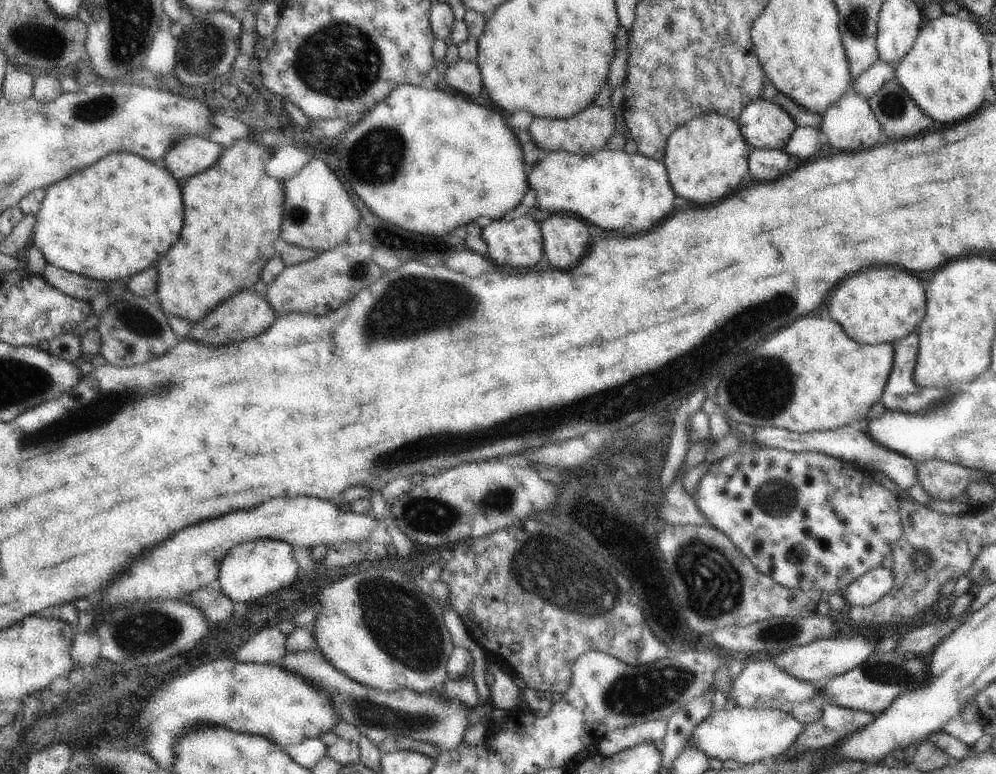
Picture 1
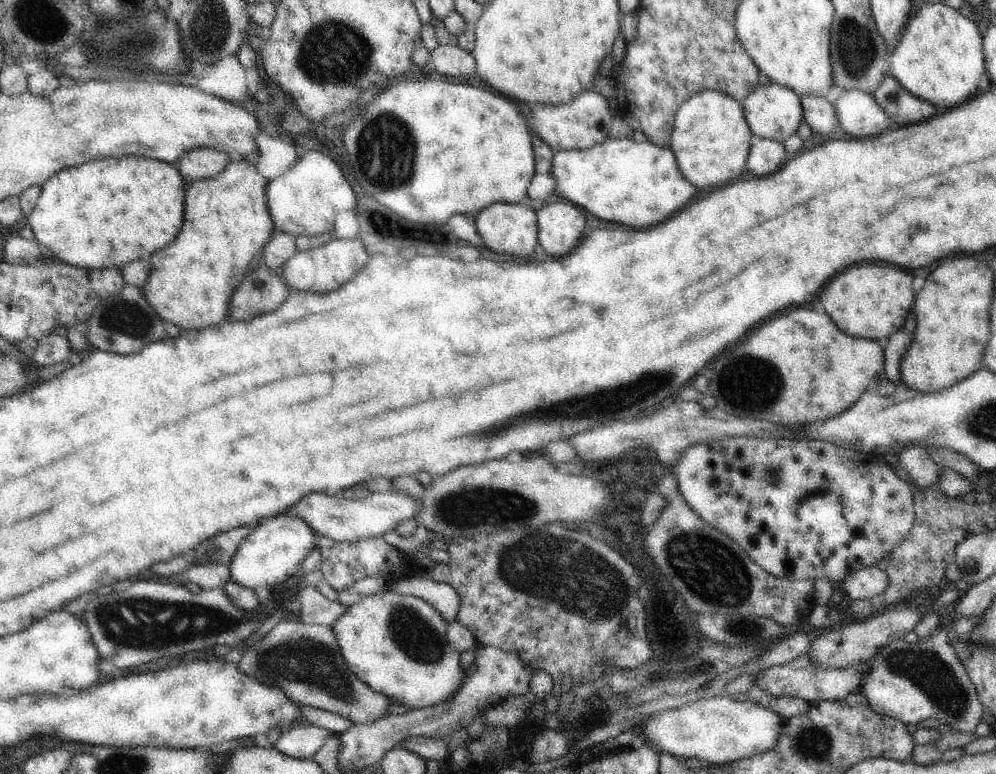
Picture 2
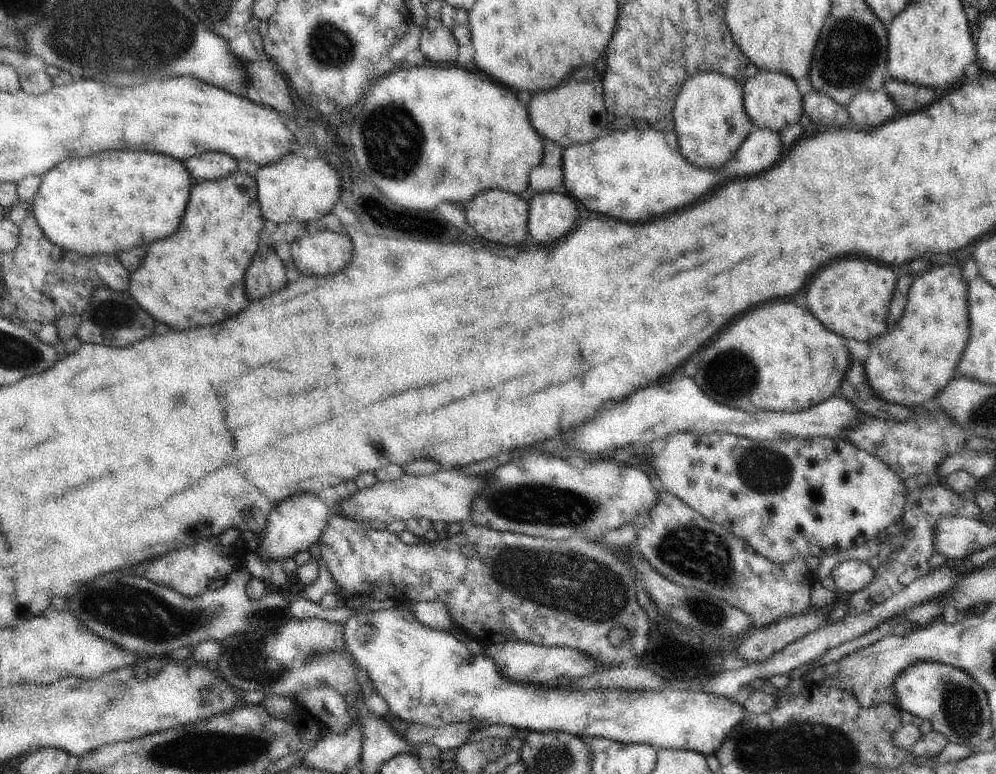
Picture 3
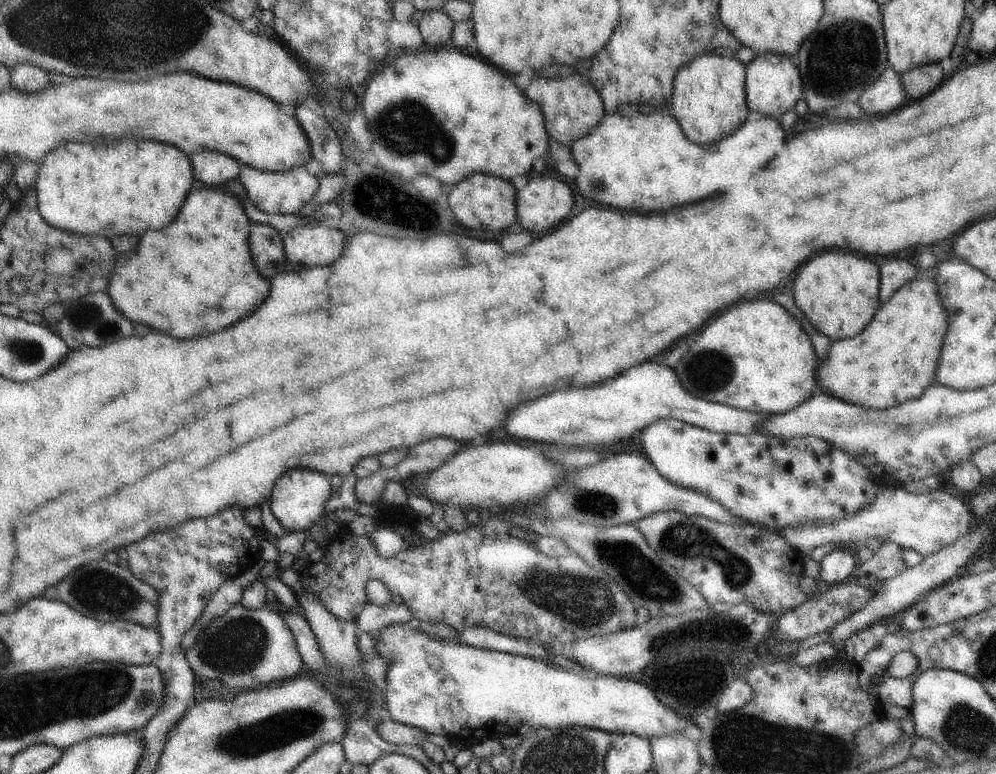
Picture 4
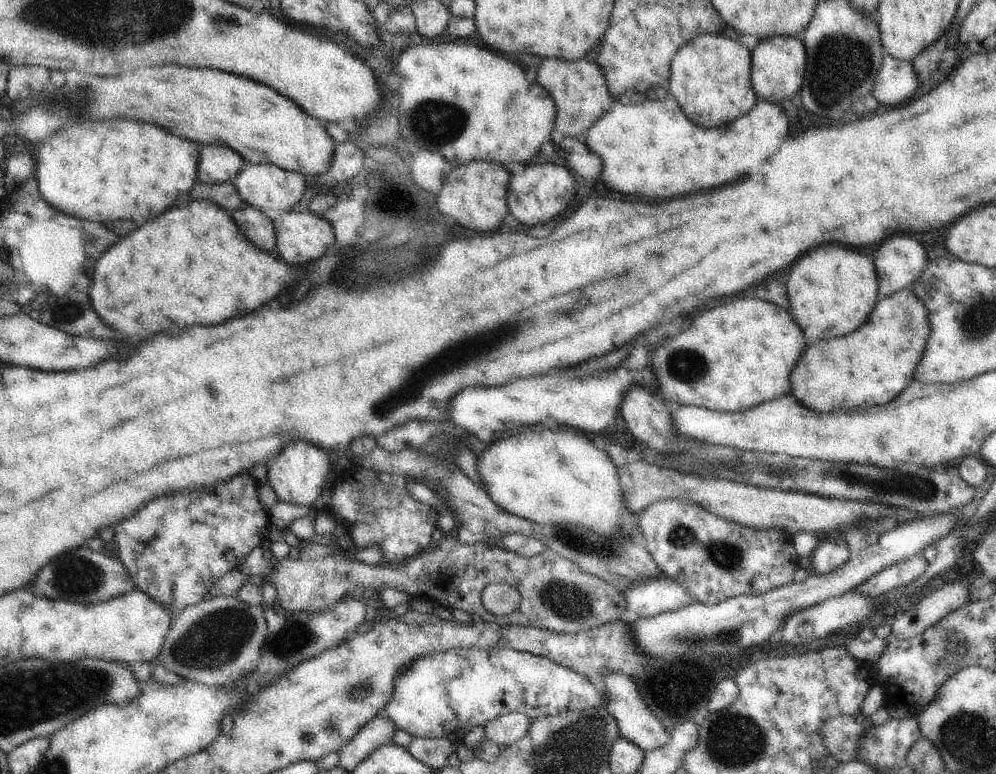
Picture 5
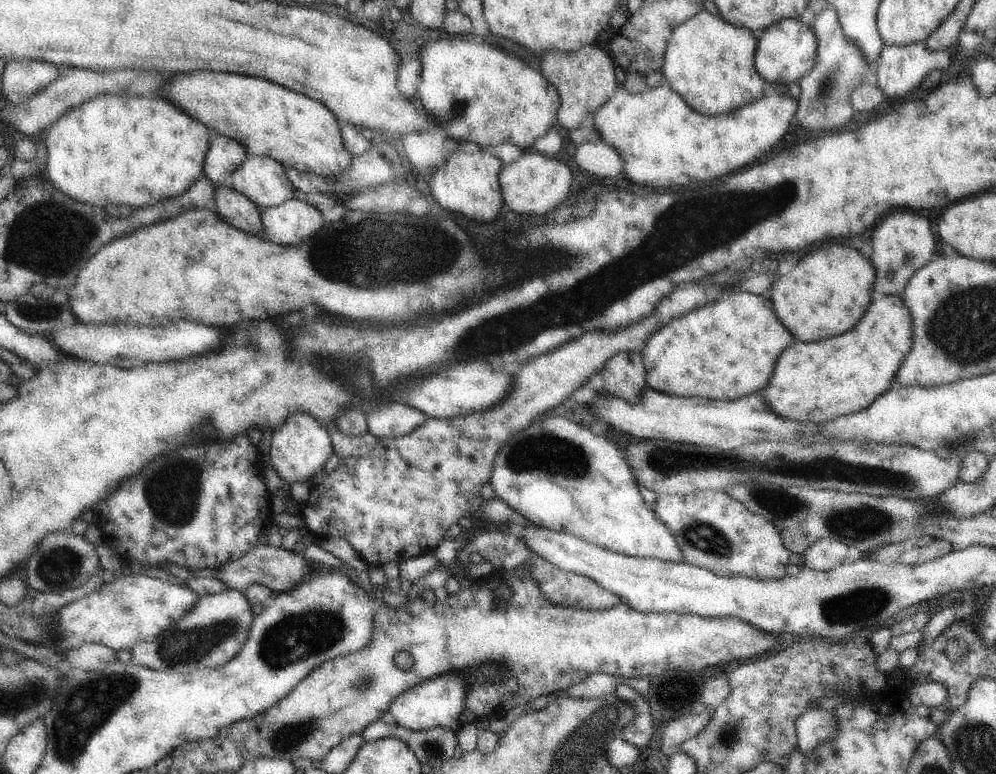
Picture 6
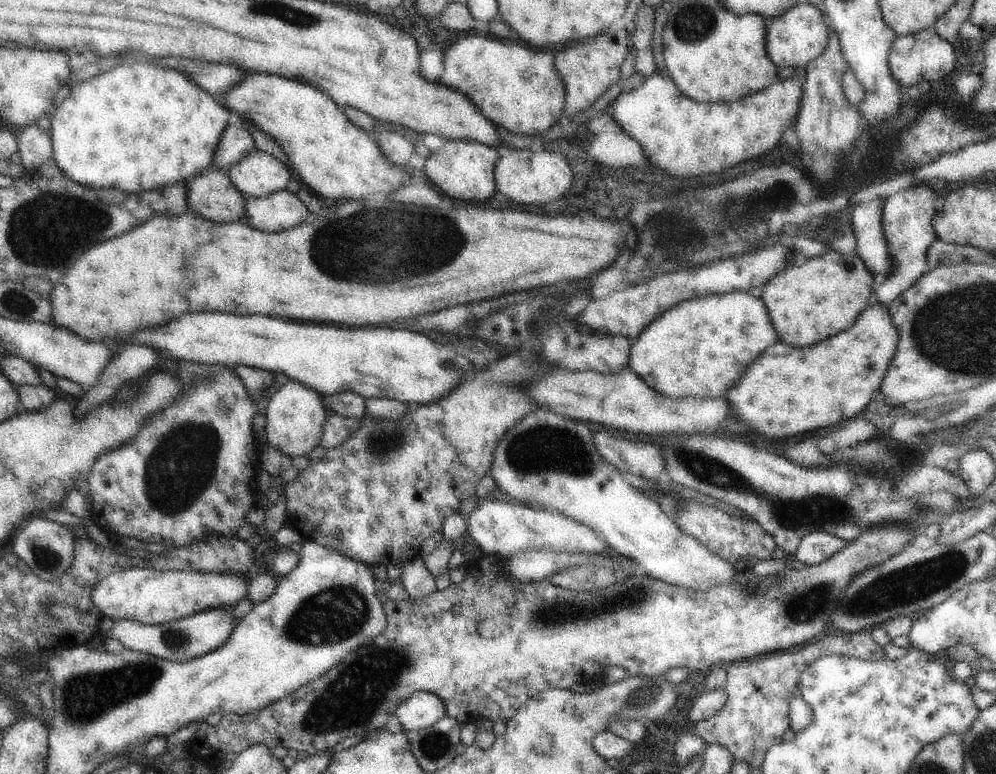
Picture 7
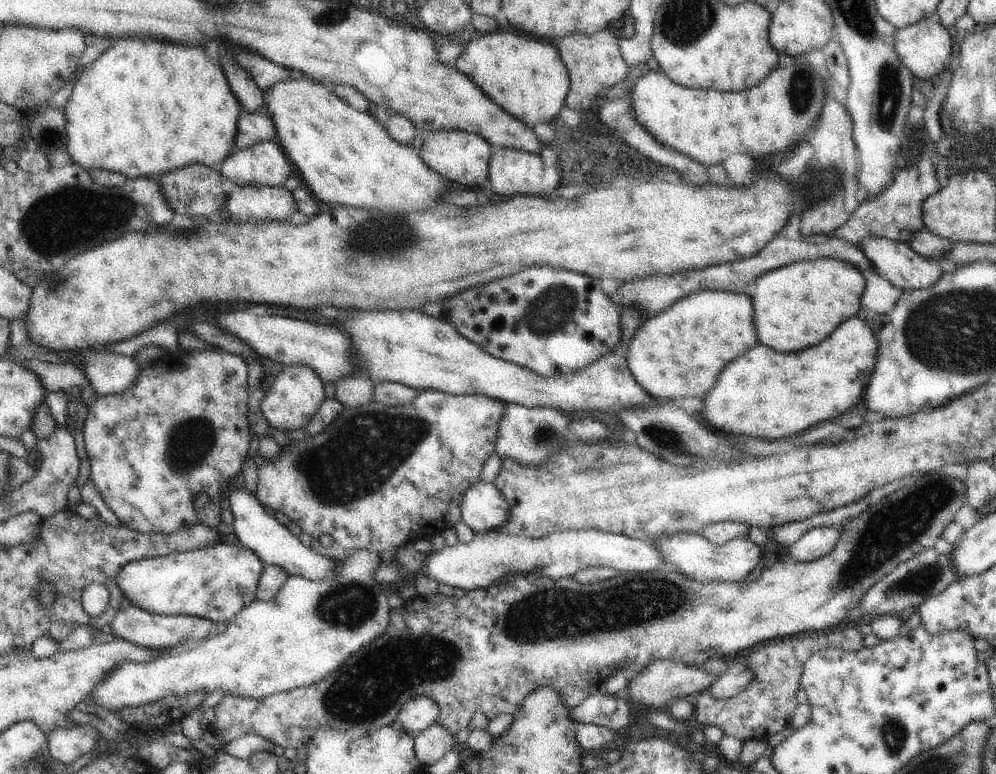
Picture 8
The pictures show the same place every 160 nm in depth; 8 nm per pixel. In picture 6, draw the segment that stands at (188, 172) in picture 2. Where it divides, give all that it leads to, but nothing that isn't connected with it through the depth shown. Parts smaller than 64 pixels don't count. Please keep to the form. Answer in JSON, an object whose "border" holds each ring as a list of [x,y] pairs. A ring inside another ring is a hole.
{"border":[[[218,136],[209,144],[203,162],[203,172],[216,186],[222,186],[229,182],[248,155],[243,144]]]}

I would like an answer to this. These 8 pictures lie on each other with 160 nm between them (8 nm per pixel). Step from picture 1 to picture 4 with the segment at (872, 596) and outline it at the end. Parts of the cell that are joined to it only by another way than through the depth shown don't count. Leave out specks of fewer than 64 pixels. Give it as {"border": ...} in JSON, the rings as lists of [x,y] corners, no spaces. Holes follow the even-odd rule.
{"border":[[[839,549],[827,555],[820,564],[822,580],[828,582],[830,586],[835,586],[854,579],[853,572],[859,562],[852,552]]]}

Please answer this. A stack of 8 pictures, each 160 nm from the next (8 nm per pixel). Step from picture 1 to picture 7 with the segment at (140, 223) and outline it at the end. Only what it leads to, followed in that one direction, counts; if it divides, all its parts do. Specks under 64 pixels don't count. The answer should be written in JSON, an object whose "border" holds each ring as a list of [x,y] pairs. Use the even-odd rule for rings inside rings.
{"border":[[[132,62],[132,64],[122,64],[118,70],[111,68],[109,72],[92,77],[86,82],[73,88],[65,100],[63,100],[56,110],[51,110],[51,127],[49,135],[52,141],[52,158],[64,176],[70,180],[80,183],[82,186],[91,188],[98,192],[102,189],[114,188],[126,194],[136,194],[136,192],[155,191],[164,187],[171,187],[175,184],[194,179],[198,175],[211,169],[214,153],[217,150],[221,136],[230,120],[230,111],[225,109],[220,102],[216,102],[208,92],[200,90],[192,82],[188,82],[182,74],[176,70],[162,70],[160,66],[148,64],[148,62]]]}

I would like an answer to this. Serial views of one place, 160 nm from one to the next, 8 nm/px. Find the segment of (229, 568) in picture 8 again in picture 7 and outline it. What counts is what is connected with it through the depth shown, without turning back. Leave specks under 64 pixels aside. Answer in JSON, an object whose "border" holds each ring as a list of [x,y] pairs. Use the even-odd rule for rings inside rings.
{"border":[[[131,566],[125,571],[112,573],[103,578],[91,592],[91,601],[102,618],[108,617],[114,623],[120,621],[138,621],[145,625],[161,625],[170,621],[186,618],[191,614],[202,610],[225,607],[226,605],[237,606],[238,601],[246,597],[248,586],[247,575],[234,575],[230,573],[204,573],[196,571],[158,571],[151,566]]]}

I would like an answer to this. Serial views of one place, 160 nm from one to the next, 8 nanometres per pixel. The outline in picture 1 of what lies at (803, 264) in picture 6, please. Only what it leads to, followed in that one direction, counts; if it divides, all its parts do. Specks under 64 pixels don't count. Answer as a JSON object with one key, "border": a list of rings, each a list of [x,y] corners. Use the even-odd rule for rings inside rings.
{"border":[[[872,268],[870,272],[860,272],[856,276],[846,278],[836,290],[838,292],[832,298],[832,306],[828,306],[830,318],[836,320],[844,328],[848,338],[863,345],[896,344],[900,339],[906,338],[913,330],[917,330],[927,311],[926,286],[922,286],[922,282],[916,276],[902,272],[898,268],[880,268],[880,270]]]}

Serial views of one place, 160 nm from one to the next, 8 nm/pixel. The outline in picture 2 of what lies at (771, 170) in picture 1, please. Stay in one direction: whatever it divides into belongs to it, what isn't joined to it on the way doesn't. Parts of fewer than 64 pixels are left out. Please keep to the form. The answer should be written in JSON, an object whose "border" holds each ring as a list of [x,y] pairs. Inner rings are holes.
{"border":[[[753,135],[746,168],[754,174],[772,174],[780,170],[786,160],[784,144]]]}

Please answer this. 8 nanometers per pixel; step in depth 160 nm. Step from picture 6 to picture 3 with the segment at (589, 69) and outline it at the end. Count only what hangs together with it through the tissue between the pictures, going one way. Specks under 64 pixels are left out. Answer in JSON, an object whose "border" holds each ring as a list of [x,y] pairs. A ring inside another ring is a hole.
{"border":[[[598,76],[592,82],[568,82],[552,92],[542,92],[532,98],[528,108],[532,126],[544,139],[554,141],[561,150],[570,145],[589,143],[610,130],[612,118],[603,99],[603,82]]]}

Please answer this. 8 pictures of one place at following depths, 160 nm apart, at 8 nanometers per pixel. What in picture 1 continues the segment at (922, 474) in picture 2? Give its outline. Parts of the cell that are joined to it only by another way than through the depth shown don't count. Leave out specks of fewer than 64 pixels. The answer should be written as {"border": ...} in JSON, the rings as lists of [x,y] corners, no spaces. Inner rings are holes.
{"border":[[[848,425],[833,431],[812,431],[809,433],[795,433],[794,431],[779,429],[778,427],[757,427],[754,436],[749,439],[754,440],[758,446],[778,447],[779,449],[795,453],[812,451],[831,456],[832,458],[842,459],[849,463],[856,463],[864,469],[874,470],[875,468],[876,472],[883,472],[894,480],[902,490],[907,490],[917,484],[916,462],[898,451],[889,450],[889,448],[873,441],[872,437],[859,431],[857,425]]]}

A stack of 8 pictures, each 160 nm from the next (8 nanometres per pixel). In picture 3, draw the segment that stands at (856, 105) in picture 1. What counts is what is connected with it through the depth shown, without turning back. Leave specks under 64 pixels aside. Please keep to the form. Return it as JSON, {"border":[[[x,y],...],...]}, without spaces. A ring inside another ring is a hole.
{"border":[[[883,87],[855,94],[843,107],[850,114],[852,122],[860,128],[882,126],[896,114],[894,103]]]}

